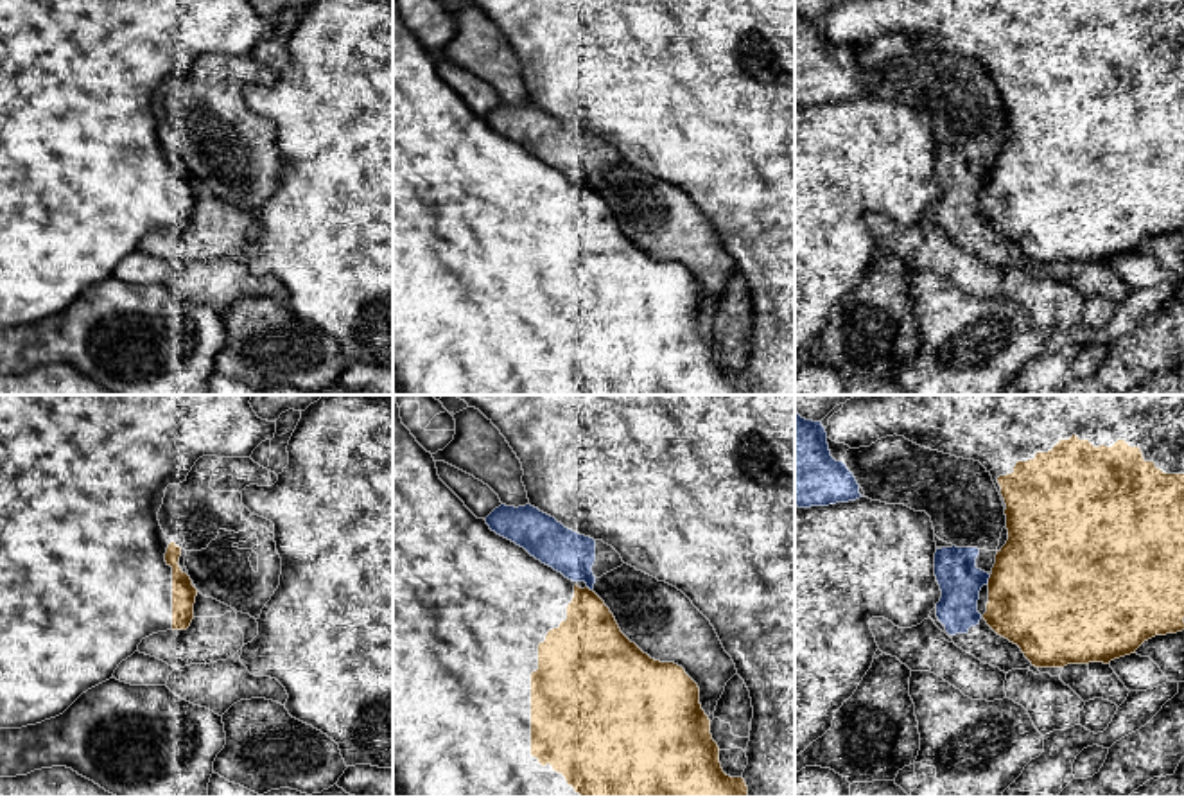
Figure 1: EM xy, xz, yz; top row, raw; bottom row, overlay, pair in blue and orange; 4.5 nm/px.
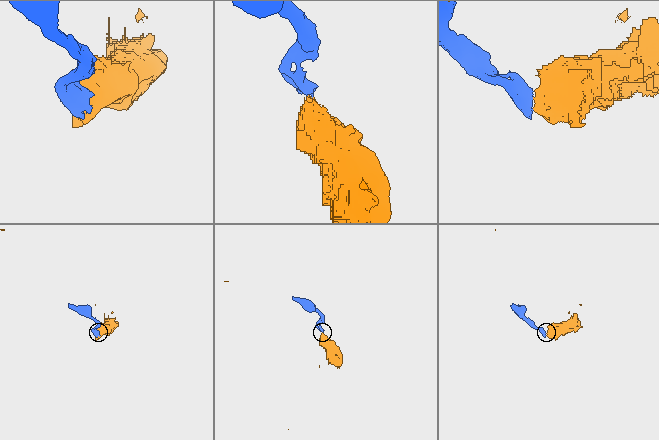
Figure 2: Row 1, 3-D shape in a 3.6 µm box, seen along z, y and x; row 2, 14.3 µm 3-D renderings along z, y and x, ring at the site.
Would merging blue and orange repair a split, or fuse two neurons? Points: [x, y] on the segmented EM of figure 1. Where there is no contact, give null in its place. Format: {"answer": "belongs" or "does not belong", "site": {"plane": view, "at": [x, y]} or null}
{"answer": "does not belong", "site": {"plane": "yz", "at": [987, 580]}}

